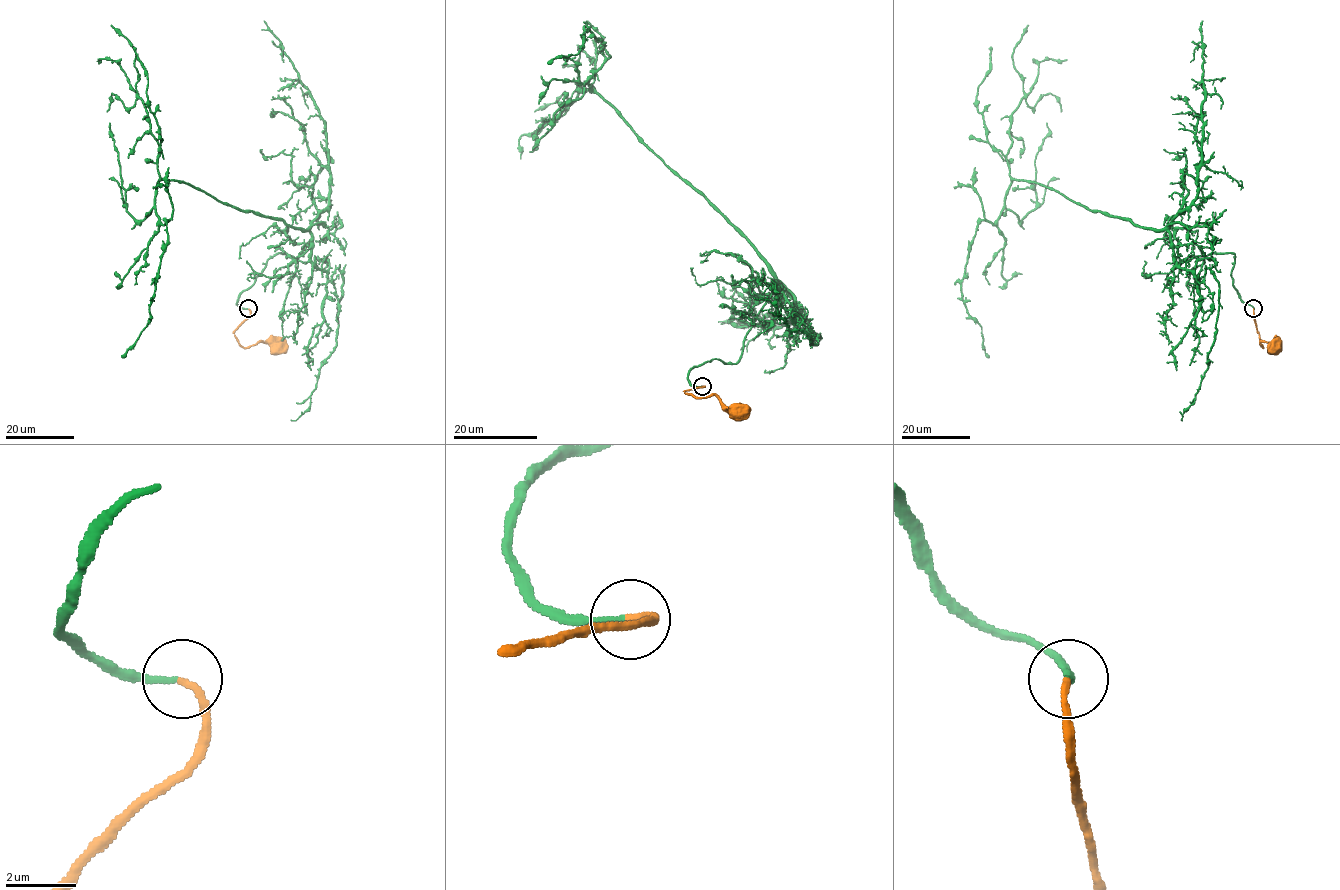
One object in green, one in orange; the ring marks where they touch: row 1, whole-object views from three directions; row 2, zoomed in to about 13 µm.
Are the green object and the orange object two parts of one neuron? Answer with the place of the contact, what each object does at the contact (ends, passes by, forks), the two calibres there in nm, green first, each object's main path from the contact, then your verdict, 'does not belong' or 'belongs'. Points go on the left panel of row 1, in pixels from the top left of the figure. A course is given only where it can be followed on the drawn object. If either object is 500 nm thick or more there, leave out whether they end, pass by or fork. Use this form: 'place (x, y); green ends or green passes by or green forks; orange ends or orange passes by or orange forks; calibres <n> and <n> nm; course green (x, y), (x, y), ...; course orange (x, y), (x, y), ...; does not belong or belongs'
place (248, 308); green ends; orange ends; calibres 170 and 190 nm; course green (248, 308), (237, 300), (266, 262), (306, 262), (311, 233), (162, 180), (150, 322), (121, 356); course orange (248, 308), (250, 315), (234, 331), (237, 342), (243, 347), (266, 342), (275, 350), (277, 349); belongs

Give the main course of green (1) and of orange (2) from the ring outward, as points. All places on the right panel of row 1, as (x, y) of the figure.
1: (1253, 308), (1233, 254), (1175, 262), (1166, 231), (1014, 180), (961, 282), (989, 356)
2: (1253, 308), (1263, 347), (1260, 344), (1269, 342), (1277, 351), (1277, 349)

